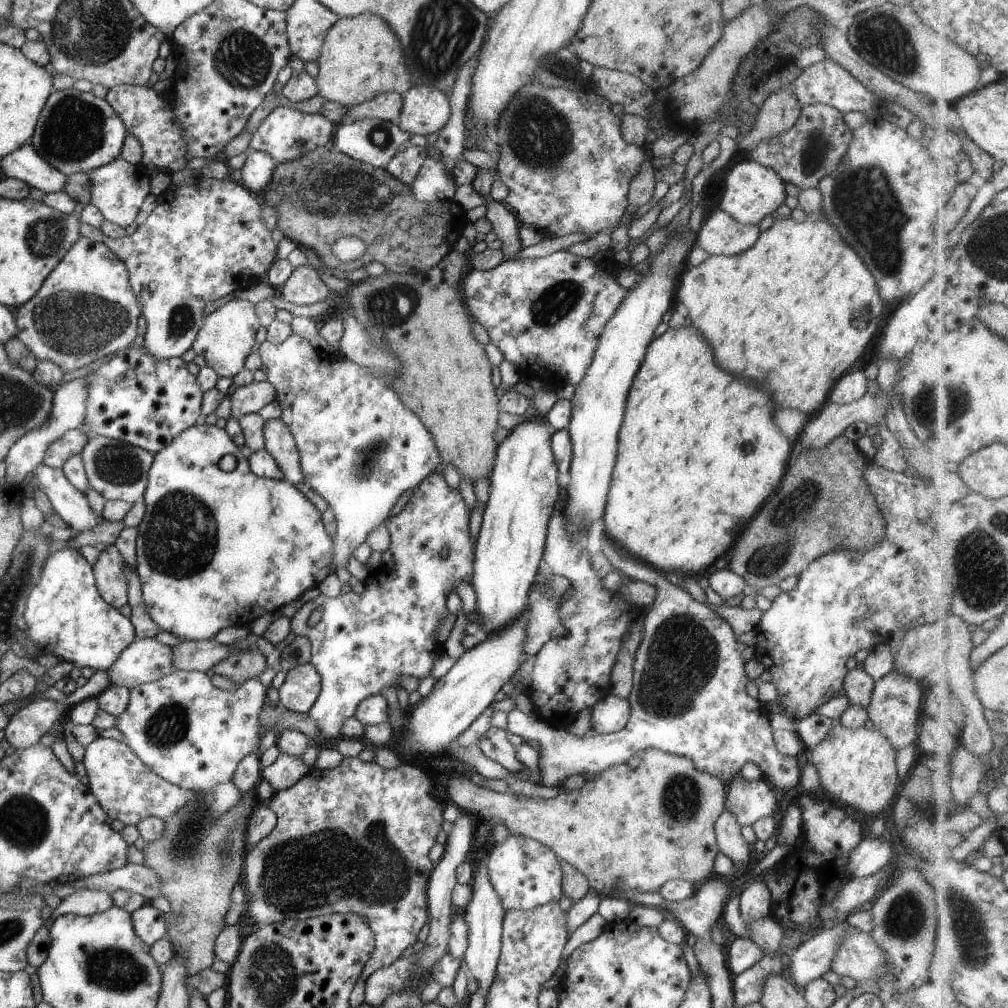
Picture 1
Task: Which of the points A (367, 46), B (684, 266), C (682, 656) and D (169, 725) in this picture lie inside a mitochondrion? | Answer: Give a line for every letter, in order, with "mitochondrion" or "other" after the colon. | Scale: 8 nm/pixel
A: other
B: other
C: mitochondrion
D: mitochondrion

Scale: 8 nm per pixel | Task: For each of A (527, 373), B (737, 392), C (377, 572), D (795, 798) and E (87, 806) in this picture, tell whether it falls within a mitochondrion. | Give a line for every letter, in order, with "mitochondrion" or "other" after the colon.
A: other
B: mitochondrion
C: other
D: other
E: other

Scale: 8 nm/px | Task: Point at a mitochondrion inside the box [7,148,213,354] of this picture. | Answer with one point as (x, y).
(44, 239)

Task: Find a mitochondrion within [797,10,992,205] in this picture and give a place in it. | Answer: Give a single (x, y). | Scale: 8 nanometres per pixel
(883, 38)

